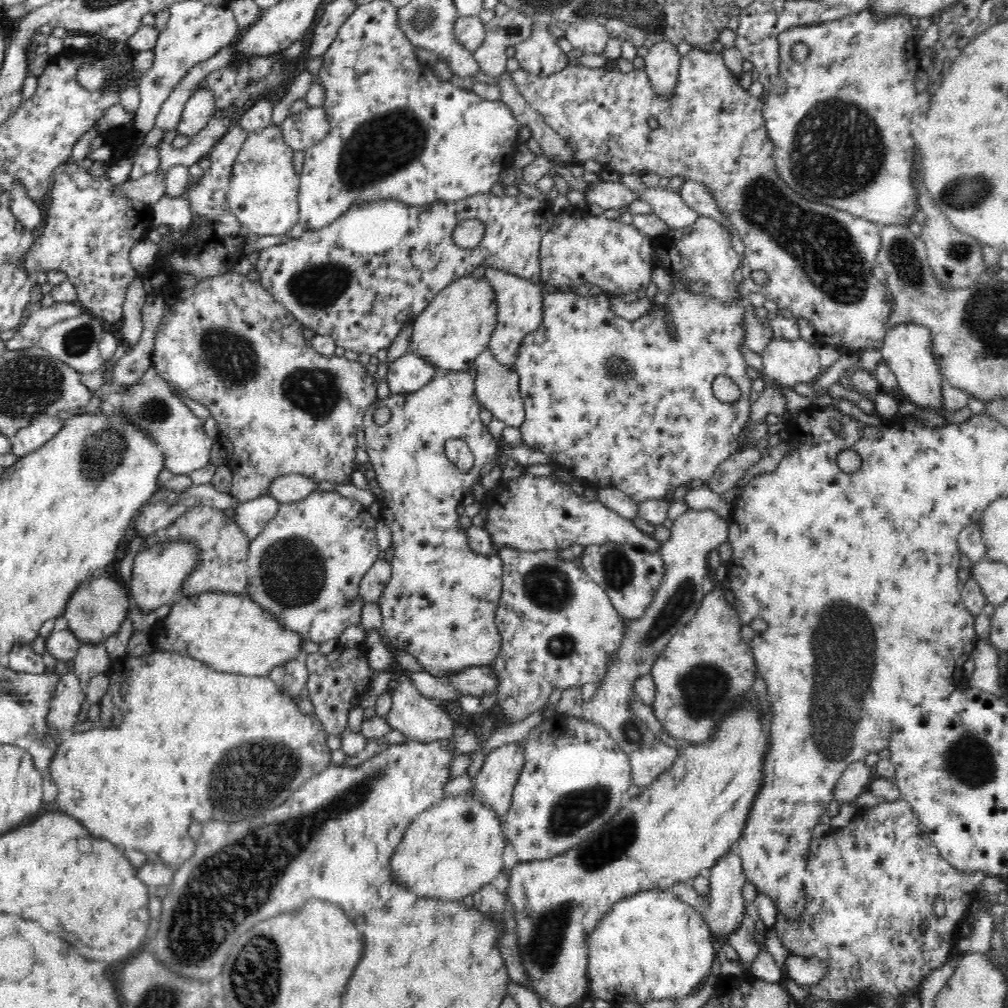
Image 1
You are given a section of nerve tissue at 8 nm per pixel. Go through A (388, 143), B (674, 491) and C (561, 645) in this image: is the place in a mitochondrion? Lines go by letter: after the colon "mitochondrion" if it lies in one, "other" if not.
A: mitochondrion
B: other
C: mitochondrion

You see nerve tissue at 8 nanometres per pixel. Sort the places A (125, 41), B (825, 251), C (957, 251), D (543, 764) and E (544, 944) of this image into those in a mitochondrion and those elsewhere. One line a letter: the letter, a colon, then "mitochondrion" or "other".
A: other
B: mitochondrion
C: mitochondrion
D: other
E: mitochondrion

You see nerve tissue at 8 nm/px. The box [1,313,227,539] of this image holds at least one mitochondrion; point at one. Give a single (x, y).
(104, 451)

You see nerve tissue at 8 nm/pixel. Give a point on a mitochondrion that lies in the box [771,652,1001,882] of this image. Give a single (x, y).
(970, 760)

